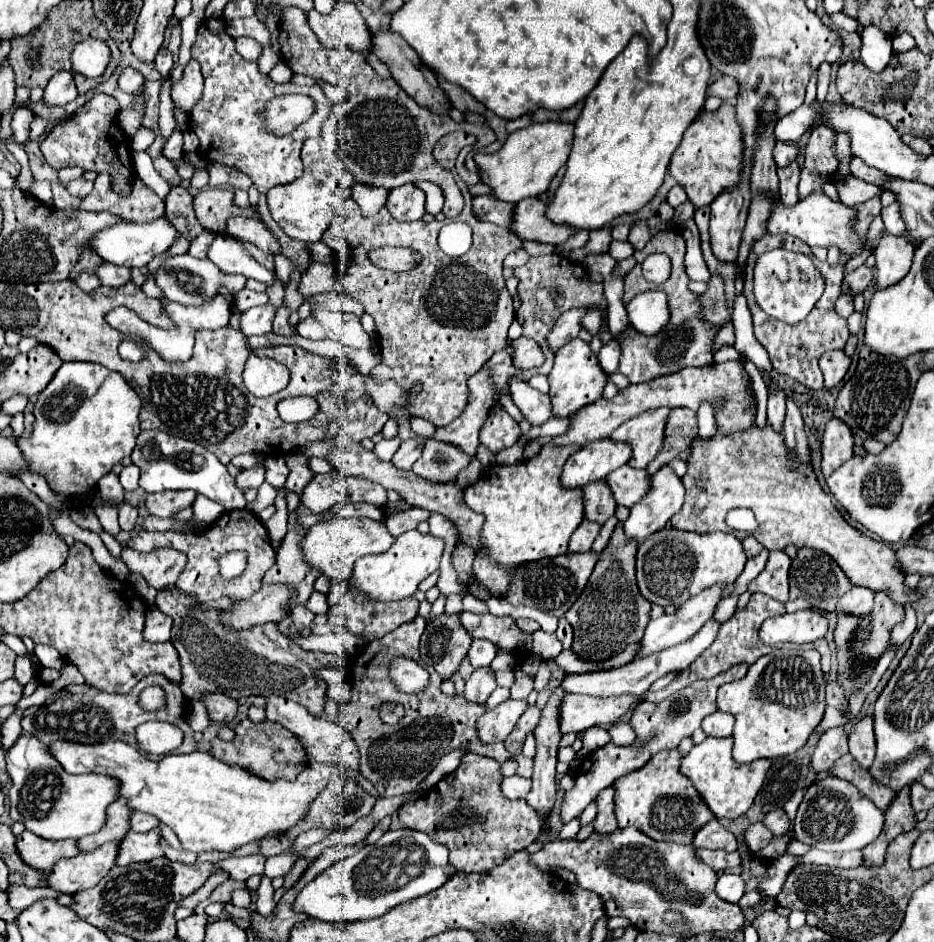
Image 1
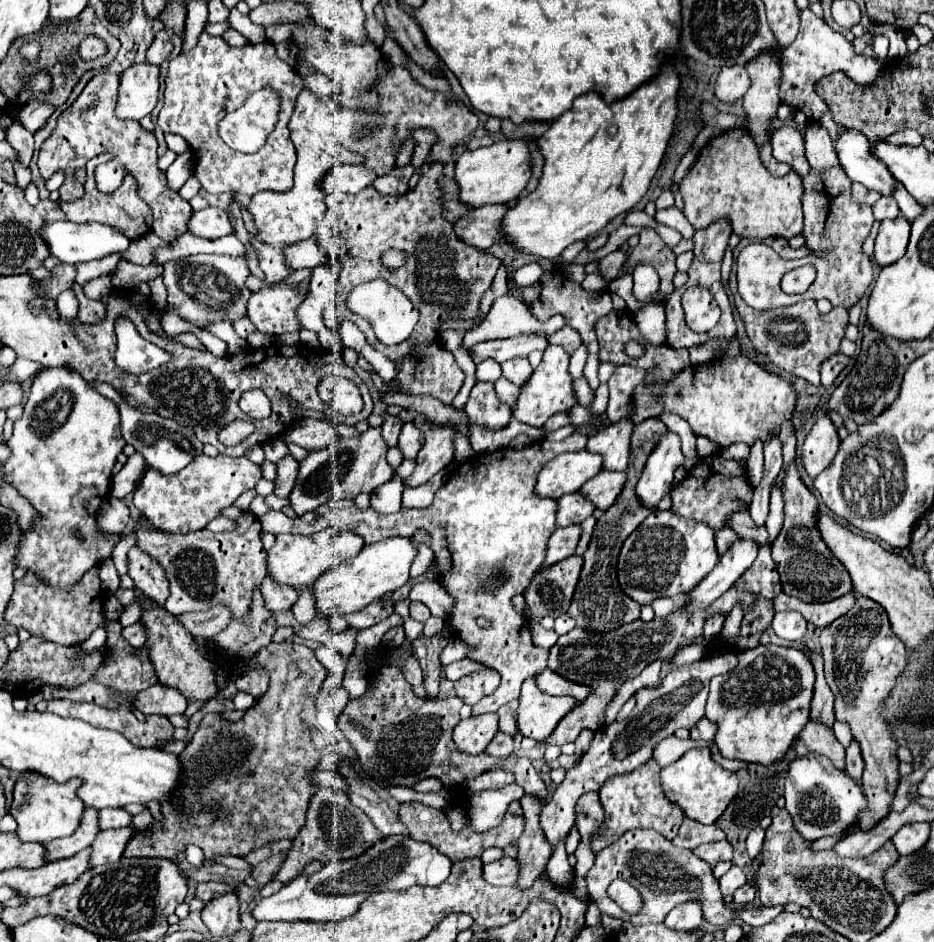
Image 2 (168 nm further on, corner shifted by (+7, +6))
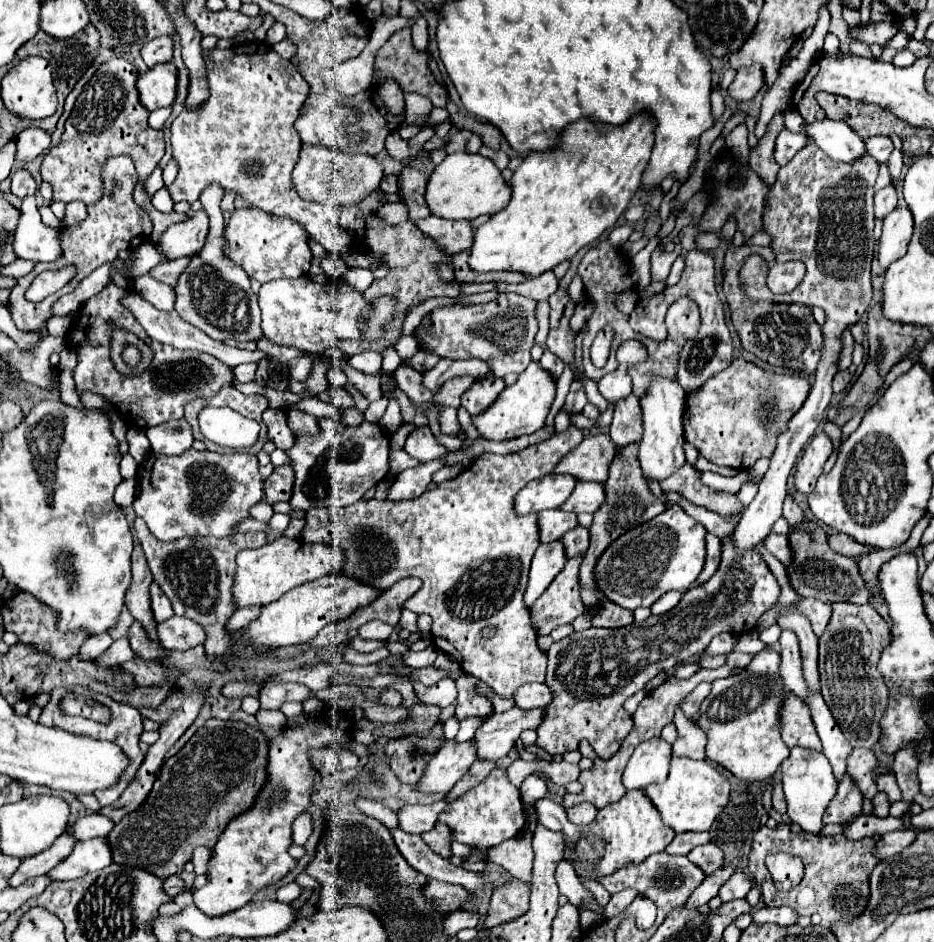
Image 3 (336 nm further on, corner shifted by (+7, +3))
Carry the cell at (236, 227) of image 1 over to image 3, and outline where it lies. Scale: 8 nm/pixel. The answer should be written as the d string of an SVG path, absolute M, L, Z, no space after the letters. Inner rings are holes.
M204 209L196 211L194 217L176 223L166 229L166 233L158 239L156 247L168 257L168 261L184 257L184 255L196 255L206 241L208 235L208 215Z

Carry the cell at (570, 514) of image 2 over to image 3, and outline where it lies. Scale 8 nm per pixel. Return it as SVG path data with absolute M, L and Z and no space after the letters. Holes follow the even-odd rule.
M548 509L544 513L538 513L536 517L540 523L540 541L542 543L558 541L566 531L570 531L578 525L576 513L566 513L560 509Z

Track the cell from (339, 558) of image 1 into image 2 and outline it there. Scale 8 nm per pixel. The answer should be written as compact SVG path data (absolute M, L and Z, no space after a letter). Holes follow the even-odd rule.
M322 530L312 536L300 536L300 534L278 534L276 544L268 550L268 572L282 584L290 584L294 588L302 588L306 584L314 584L320 574L328 572L332 566L338 566L340 562L354 558L362 548L366 546L364 538L352 532L330 532Z

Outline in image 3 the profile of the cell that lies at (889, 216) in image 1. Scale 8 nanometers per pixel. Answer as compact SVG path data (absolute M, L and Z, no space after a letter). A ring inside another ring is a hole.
M888 185L888 187L880 189L874 197L874 211L876 211L878 219L886 217L892 209L896 209L896 205L898 205L898 195L896 195L894 185Z

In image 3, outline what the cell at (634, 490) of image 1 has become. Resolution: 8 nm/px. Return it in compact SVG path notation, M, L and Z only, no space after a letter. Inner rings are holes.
M578 483L572 495L564 501L562 511L572 513L594 513L604 503L604 485L602 483Z

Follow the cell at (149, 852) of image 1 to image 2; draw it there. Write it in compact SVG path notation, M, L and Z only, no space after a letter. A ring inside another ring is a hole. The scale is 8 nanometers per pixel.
M118 828L118 830L104 830L96 836L92 842L92 866L118 862L124 854L124 846L128 844L128 838L132 838L134 828Z

